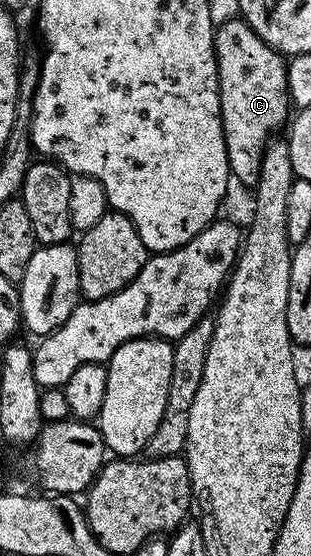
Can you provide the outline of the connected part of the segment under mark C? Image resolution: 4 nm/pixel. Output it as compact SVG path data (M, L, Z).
M240 17L220 23L216 27L213 35L213 47L217 53L219 104L221 105L223 140L227 148L229 172L234 183L242 182L243 185L253 188L256 187L259 180L259 168L265 150L274 141L275 135L273 133L281 125L284 127L291 118L291 103L287 88L287 58L273 46L268 46Z

